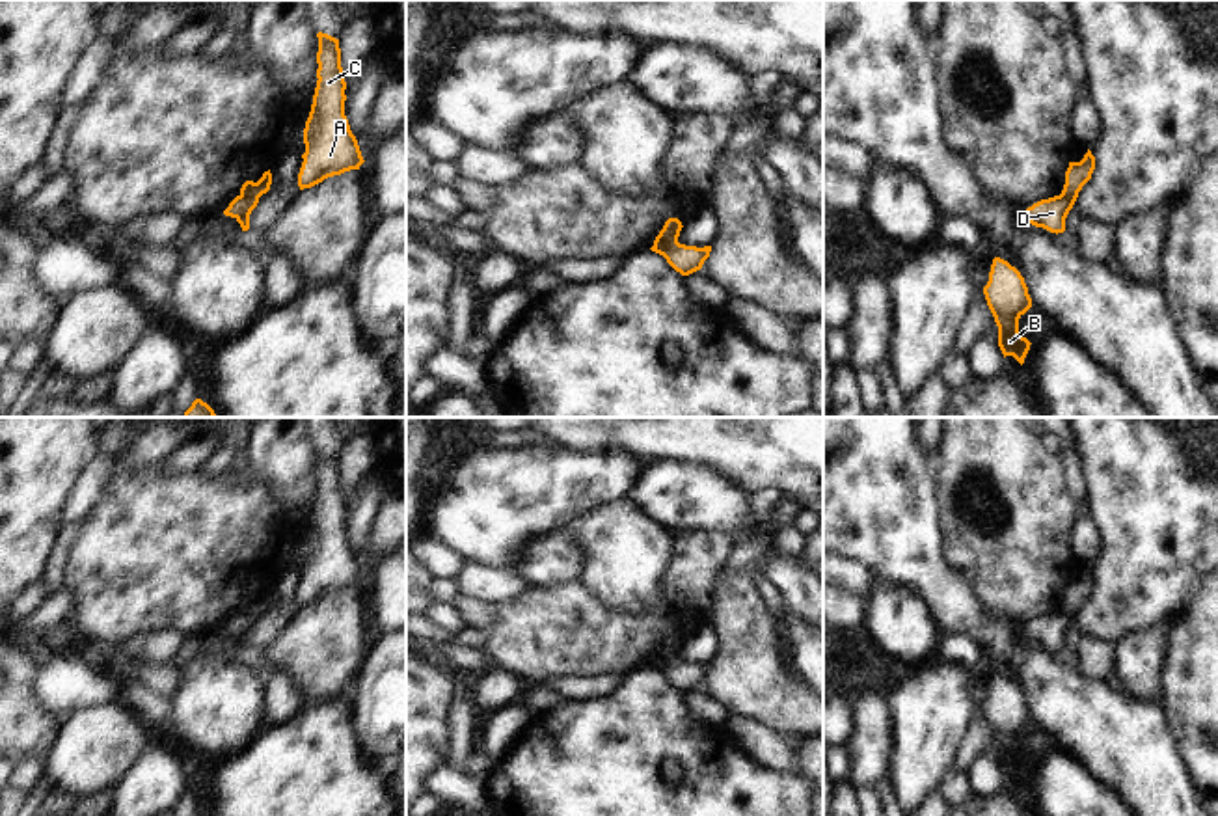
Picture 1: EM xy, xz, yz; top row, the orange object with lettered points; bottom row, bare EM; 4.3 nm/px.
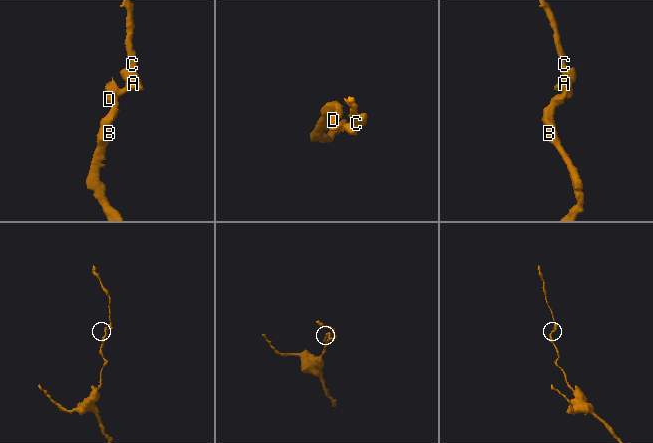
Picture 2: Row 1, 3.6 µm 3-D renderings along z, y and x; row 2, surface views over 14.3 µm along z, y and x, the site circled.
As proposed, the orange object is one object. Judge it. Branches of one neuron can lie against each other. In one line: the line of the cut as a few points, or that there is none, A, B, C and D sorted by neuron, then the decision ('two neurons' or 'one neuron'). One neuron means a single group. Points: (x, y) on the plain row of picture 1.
cut xz (676, 656), (654, 662); groups A C / B D; two neurons

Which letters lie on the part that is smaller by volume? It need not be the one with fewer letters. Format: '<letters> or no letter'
A, C

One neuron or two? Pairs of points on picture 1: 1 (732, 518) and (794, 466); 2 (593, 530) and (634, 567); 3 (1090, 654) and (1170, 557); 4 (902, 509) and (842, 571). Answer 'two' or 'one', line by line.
1: two
2: one
3: two
4: two

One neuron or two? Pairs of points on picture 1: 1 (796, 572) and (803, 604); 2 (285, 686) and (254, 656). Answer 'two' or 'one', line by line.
1: one
2: one

